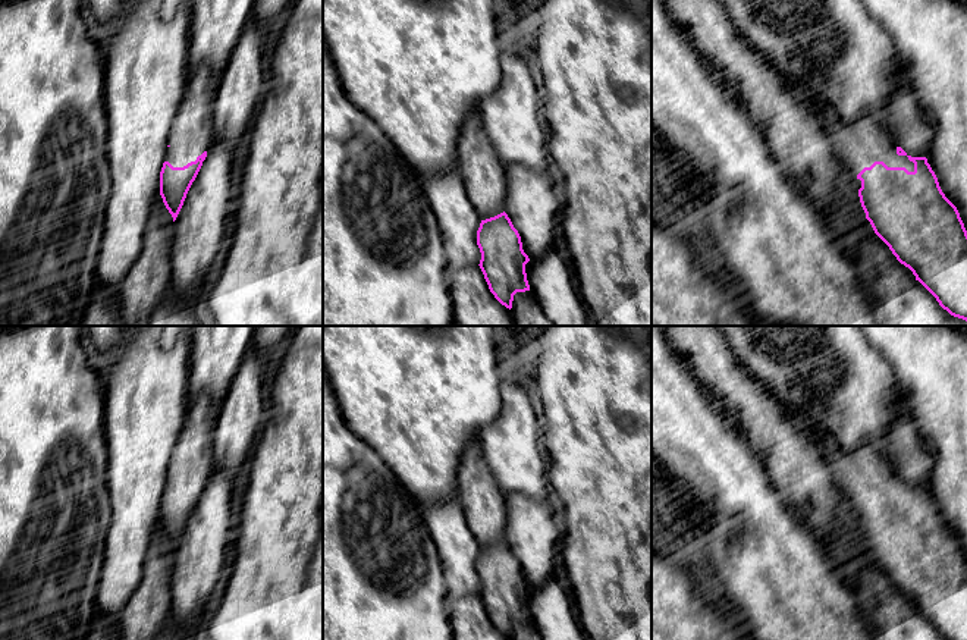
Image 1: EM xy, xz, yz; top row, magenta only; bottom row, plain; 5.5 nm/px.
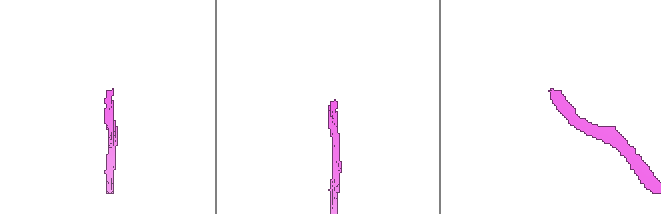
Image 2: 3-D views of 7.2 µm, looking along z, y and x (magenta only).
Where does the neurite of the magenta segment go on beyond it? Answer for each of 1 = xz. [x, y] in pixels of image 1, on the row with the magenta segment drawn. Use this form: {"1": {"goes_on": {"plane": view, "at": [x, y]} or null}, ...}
{"1": {"goes_on": null}}

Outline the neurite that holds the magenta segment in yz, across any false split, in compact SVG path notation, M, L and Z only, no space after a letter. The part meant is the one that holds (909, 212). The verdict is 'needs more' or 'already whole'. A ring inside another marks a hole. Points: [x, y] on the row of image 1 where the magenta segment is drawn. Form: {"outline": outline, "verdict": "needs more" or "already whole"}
{"outline": "M788 78L782 85L820 120L835 156L858 189L861 207L875 233L944 310L967 321L967 230L957 207L942 192L927 159L908 156L897 145L892 131L872 117L842 123L835 107L817 97L806 79Z", "verdict": "needs more"}

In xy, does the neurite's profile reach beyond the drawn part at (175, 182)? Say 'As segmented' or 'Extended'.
Extended

